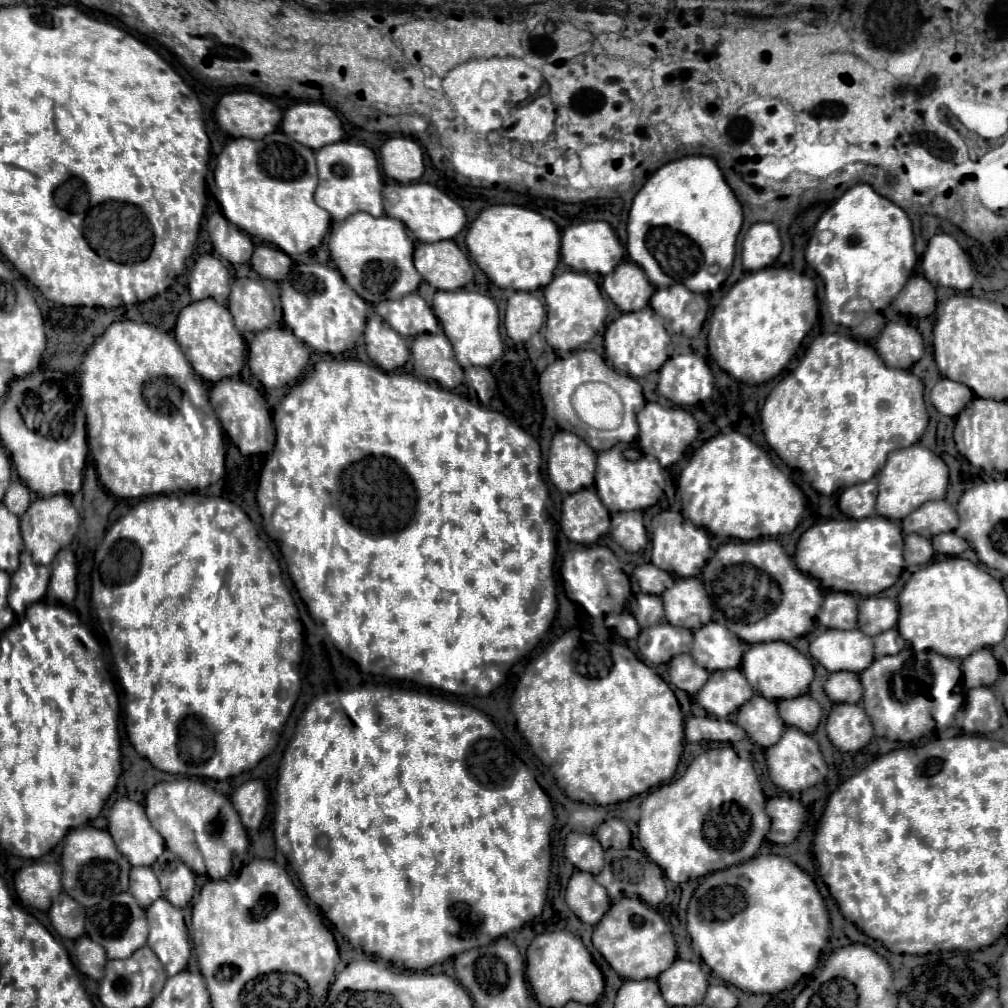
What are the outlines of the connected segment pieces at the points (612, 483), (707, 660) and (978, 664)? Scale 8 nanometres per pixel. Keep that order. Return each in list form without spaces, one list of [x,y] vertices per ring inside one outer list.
[[[617,444],[609,450],[597,454],[597,474],[595,474],[595,488],[609,512],[623,512],[623,510],[645,510],[656,504],[662,509],[671,506],[675,498],[675,488],[665,486],[667,476],[663,476],[659,460],[651,454],[643,454],[639,444]]]
[[[709,622],[695,630],[691,656],[709,672],[739,668],[745,644],[723,624]]]
[[[987,648],[967,656],[967,660],[963,660],[961,664],[961,670],[963,670],[963,686],[967,690],[977,686],[993,686],[999,676],[999,664],[993,658],[991,650]]]

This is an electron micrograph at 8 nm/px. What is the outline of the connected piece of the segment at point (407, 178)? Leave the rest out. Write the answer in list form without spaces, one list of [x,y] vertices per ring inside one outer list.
[[[389,138],[381,146],[381,162],[383,162],[383,172],[401,182],[413,182],[423,176],[423,150],[413,138]]]

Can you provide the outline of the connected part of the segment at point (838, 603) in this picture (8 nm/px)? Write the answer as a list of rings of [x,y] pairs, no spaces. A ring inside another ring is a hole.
[[[829,592],[817,616],[825,628],[855,628],[857,600],[847,592]]]

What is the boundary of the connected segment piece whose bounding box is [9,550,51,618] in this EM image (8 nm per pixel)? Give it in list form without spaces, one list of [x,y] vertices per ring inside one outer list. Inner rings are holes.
[[[27,550],[21,552],[21,566],[17,572],[11,574],[11,592],[9,592],[9,604],[17,618],[23,616],[27,606],[39,602],[45,596],[49,578],[51,578],[49,566],[35,564]]]

